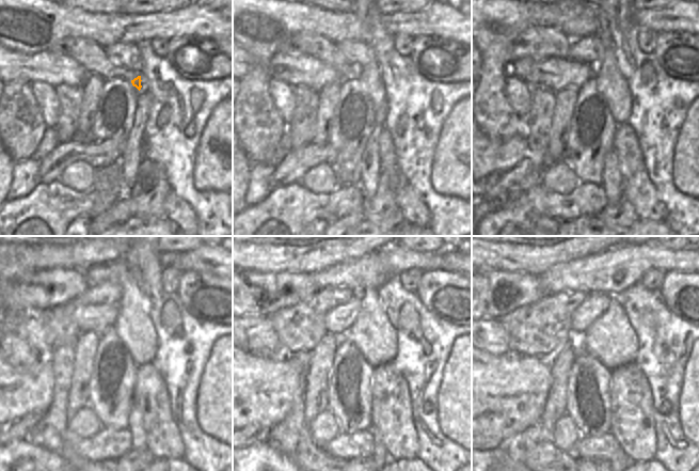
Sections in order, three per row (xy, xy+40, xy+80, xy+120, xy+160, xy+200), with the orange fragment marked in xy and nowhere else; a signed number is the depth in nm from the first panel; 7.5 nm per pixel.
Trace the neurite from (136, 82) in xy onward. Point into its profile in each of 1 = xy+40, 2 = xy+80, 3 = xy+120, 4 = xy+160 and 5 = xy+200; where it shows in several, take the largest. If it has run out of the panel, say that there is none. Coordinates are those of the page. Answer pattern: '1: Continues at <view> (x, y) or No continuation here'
1: Continues at xy+40 (369, 75)
2: Continues at xy+80 (610, 82)
3: Continues at xy+120 (133, 326)
4: Continues at xy+160 (371, 332)
5: Continues at xy+200 (612, 339).

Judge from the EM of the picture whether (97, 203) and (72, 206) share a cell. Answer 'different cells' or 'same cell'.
same cell

